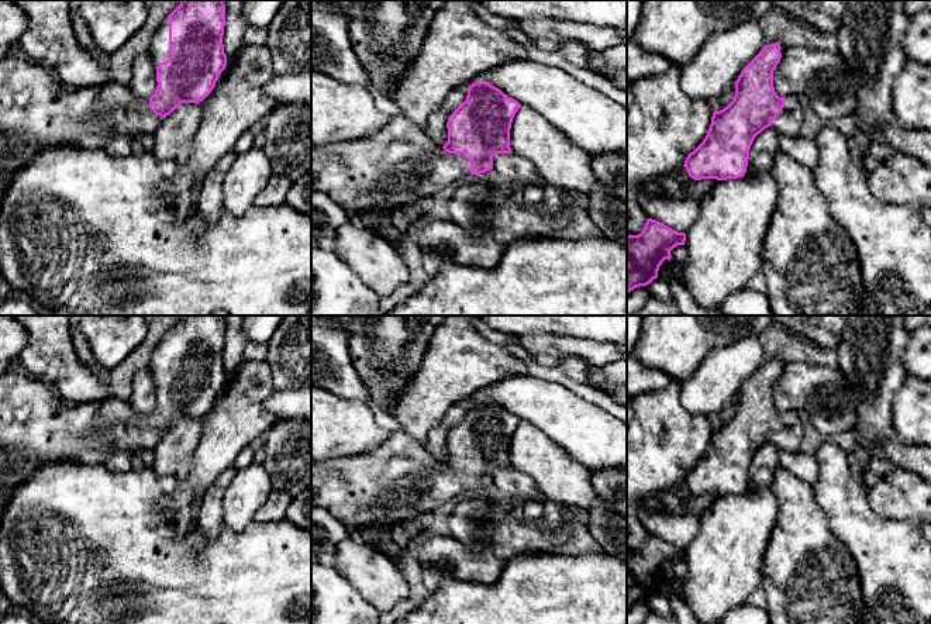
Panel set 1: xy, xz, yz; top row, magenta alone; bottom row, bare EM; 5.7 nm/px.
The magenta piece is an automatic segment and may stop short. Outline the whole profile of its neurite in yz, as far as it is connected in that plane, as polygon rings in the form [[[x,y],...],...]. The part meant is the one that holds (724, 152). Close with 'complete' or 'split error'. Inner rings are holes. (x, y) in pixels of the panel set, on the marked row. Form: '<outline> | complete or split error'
[[[779,42],[765,45],[742,69],[735,82],[734,100],[720,111],[714,110],[706,138],[685,161],[683,166],[692,179],[727,180],[742,177],[755,137],[770,125],[783,135],[796,137],[800,134],[804,118],[800,99],[794,94],[779,97],[773,87],[773,70],[780,58]]] | split error

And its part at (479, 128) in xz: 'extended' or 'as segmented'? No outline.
extended

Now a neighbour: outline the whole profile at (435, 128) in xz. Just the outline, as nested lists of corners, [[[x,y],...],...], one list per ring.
[[[458,87],[448,93],[441,106],[428,117],[425,134],[444,146],[448,142],[448,117],[466,100],[468,87]]]

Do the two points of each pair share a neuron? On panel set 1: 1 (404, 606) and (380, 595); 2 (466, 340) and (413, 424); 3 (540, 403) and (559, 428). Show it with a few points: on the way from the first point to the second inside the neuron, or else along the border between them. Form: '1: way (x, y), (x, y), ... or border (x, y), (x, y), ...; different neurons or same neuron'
1: border (409, 597), (389, 609); different neurons
2: way (458, 361), (457, 366), (421, 403); same neuron
3: way (545, 409), (559, 423); same neuron

